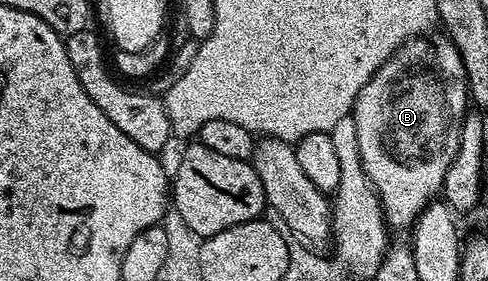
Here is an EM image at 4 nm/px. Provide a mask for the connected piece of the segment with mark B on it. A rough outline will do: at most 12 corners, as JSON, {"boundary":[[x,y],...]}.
{"boundary":[[448,38],[401,45],[357,94],[388,229],[442,193],[469,111]]}

